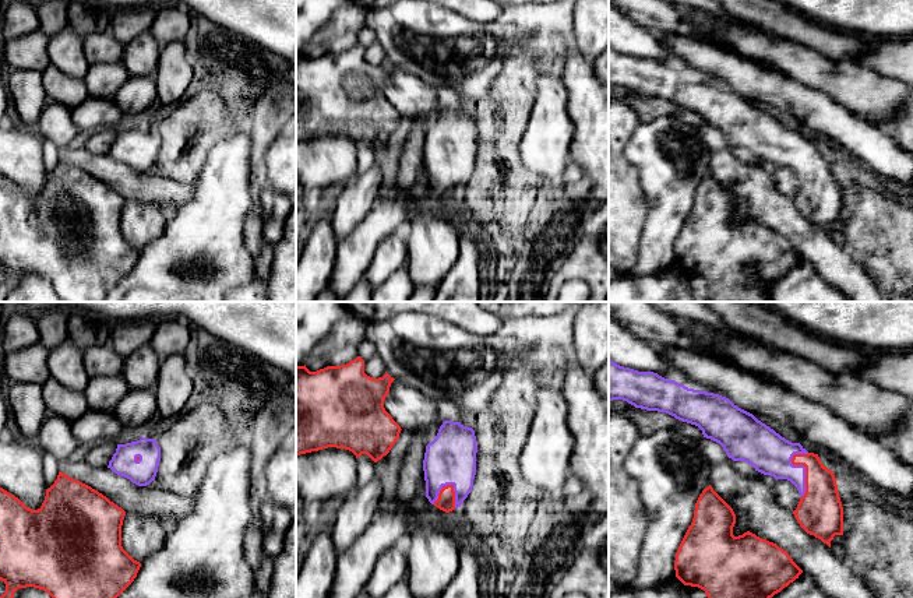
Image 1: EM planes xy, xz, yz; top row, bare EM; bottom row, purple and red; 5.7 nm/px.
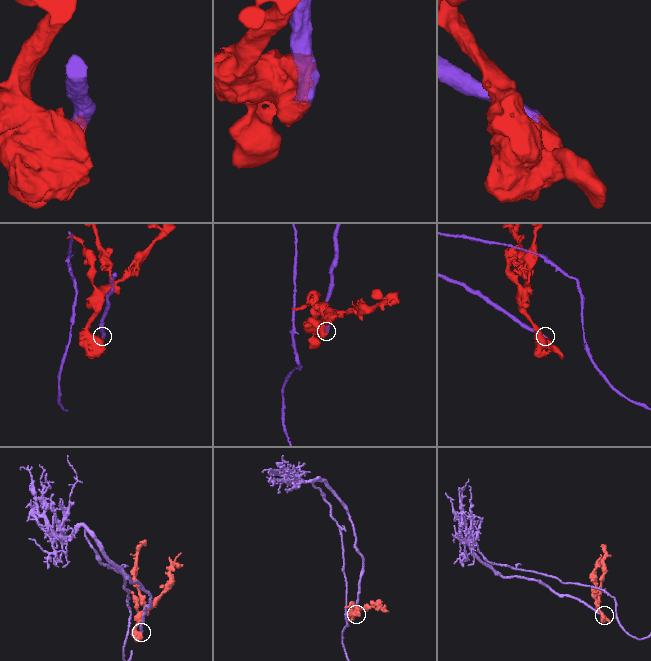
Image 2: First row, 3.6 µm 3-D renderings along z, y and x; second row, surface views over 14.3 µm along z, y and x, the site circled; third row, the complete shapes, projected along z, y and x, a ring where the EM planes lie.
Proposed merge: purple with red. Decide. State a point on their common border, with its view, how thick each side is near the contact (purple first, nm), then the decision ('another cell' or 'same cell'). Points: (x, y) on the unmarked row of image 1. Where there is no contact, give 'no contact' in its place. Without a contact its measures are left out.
meets purple in yz at (803, 152); 240 nm thick on the purple side, 220 nm on the other; same cell

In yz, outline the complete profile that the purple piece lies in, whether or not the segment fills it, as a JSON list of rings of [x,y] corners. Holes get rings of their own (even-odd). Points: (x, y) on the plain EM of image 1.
[[[609,46],[609,88],[623,87],[635,95],[666,99],[678,108],[698,113],[704,124],[719,130],[733,148],[751,151],[755,158],[771,162],[776,168],[790,168],[800,180],[793,198],[800,214],[831,235],[835,222],[843,222],[843,194],[836,165],[819,147],[800,130],[792,130],[773,116],[758,108],[752,101],[738,95],[719,81],[688,75],[653,59],[638,59]]]

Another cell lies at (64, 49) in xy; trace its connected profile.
[[[70,27],[49,38],[47,56],[50,64],[73,78],[82,80],[91,66],[84,53],[84,38]]]

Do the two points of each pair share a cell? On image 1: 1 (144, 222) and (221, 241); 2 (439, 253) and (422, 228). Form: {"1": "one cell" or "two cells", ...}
{"1": "two cells", "2": "one cell"}

